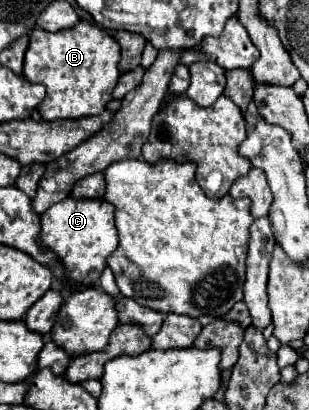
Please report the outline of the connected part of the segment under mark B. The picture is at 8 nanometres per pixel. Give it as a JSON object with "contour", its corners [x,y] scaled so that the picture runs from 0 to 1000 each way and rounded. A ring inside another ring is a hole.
{"contour":[[[249,54],[236,68],[152,78],[113,68],[81,127],[74,185],[94,200],[133,200],[152,215],[146,244],[120,259],[139,293],[269,288],[327,278],[359,249],[359,224],[385,190],[385,107],[314,59]]]}

